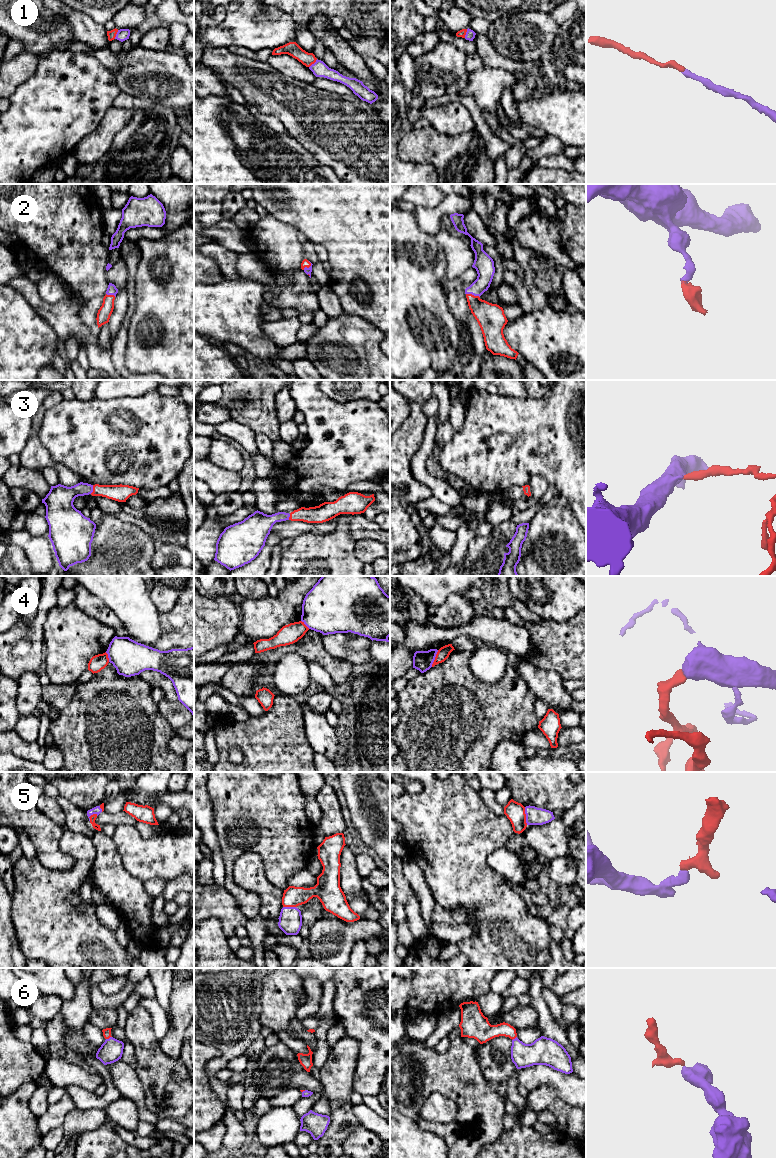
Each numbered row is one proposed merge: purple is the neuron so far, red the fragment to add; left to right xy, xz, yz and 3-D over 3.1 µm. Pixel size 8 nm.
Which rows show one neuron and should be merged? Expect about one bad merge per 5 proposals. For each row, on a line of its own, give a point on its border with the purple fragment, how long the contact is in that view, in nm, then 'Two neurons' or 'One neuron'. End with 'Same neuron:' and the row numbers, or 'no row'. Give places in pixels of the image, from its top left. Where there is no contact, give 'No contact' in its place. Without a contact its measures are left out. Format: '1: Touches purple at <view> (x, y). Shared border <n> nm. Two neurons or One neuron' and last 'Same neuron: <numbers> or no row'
1: Touches purple at xz (314, 63). Shared border 100 nm. One neuron
2: Touches purple at yz (473, 294). Shared border 120 nm. One neuron
3: Touches purple at xy (92, 489). Shared border 80 nm. One neuron
4: Touches purple at yz (434, 658). Shared border 150 nm. Two neurons
5: Touches purple at yz (526, 816). Shared border 150 nm. One neuron
6: Touches purple at xy (109, 1038). Shared border 50 nm. One neuron
Same neuron: 1, 2, 3, 5, 6

